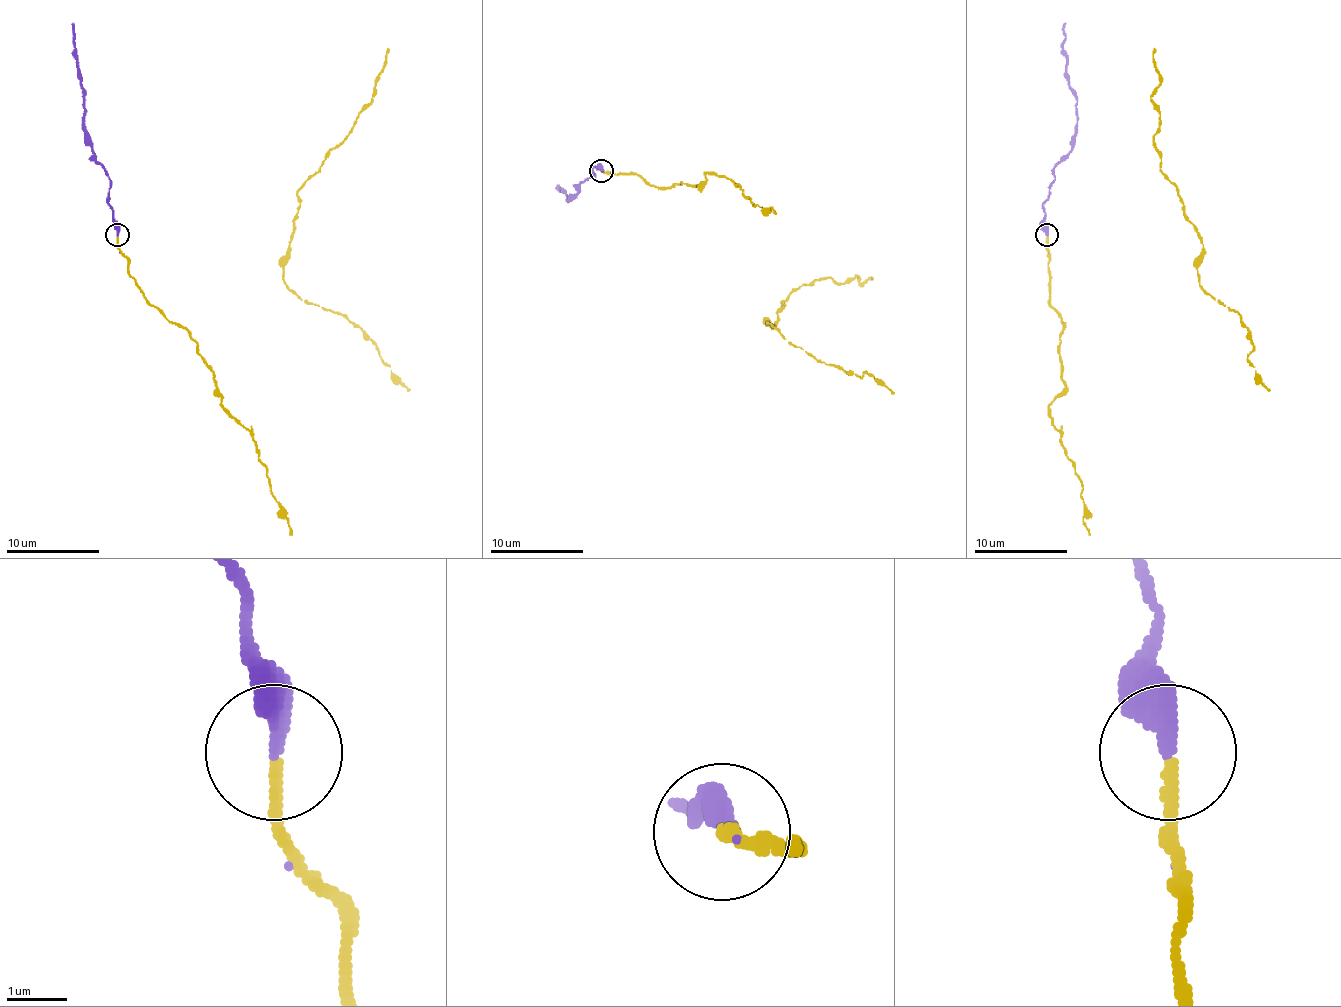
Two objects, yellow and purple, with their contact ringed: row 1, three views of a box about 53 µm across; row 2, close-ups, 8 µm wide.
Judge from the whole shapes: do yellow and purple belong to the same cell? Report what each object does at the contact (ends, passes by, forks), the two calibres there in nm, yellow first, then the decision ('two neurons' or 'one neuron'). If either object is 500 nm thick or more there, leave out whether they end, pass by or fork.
yellow ends | purple ends | 150/340 nm | one neuron

